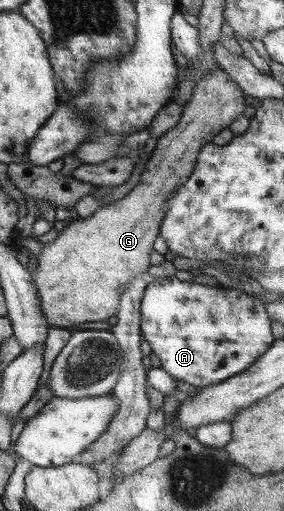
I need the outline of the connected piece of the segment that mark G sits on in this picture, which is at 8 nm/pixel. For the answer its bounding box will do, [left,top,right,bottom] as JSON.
[32,66,247,329]

